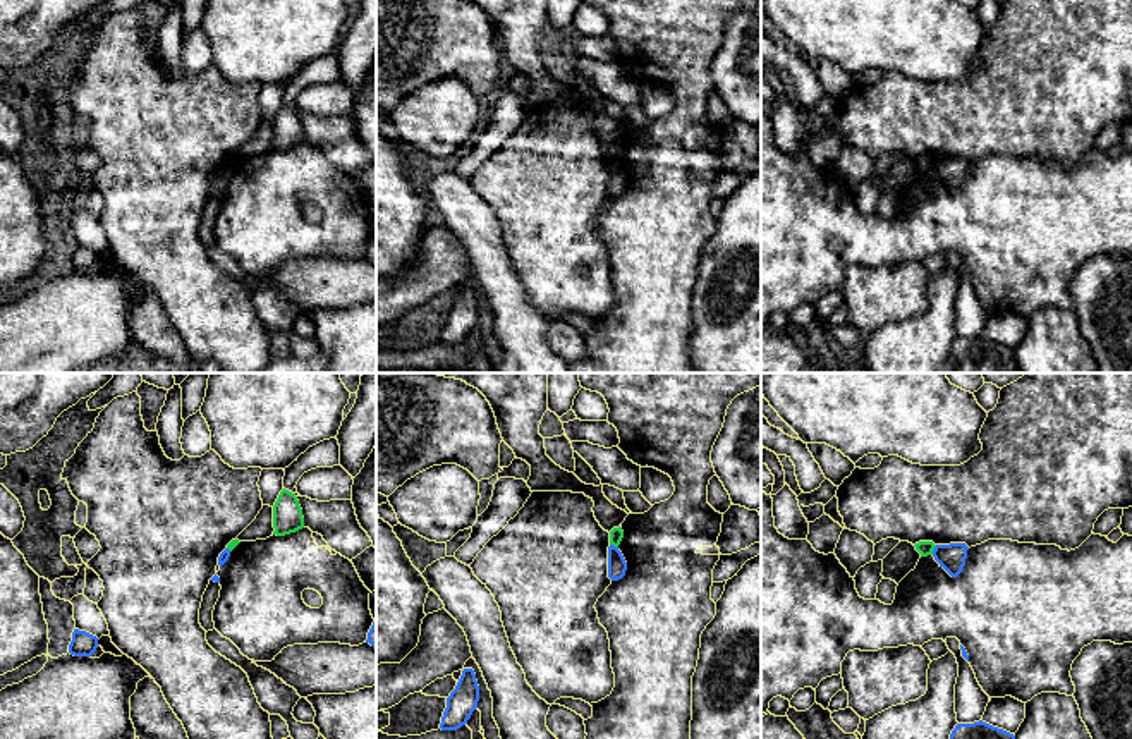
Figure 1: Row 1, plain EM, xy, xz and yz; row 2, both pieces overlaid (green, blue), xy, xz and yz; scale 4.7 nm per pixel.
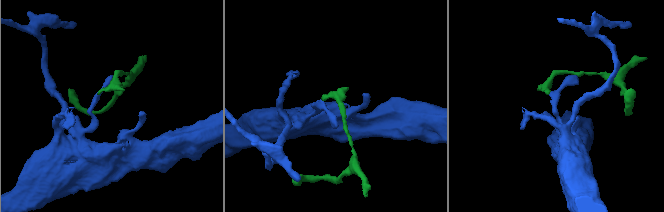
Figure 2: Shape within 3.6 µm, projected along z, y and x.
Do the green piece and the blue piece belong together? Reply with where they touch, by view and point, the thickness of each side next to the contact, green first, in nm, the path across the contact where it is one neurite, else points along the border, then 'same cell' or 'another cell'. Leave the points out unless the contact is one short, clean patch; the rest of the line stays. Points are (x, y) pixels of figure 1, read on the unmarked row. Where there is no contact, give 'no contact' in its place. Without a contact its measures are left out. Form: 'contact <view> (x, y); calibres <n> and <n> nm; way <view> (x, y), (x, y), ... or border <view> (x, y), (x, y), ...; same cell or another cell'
contact yz (933, 164); calibres 70 and 130 nm; border yz (937, 160), (931, 169); another cell

